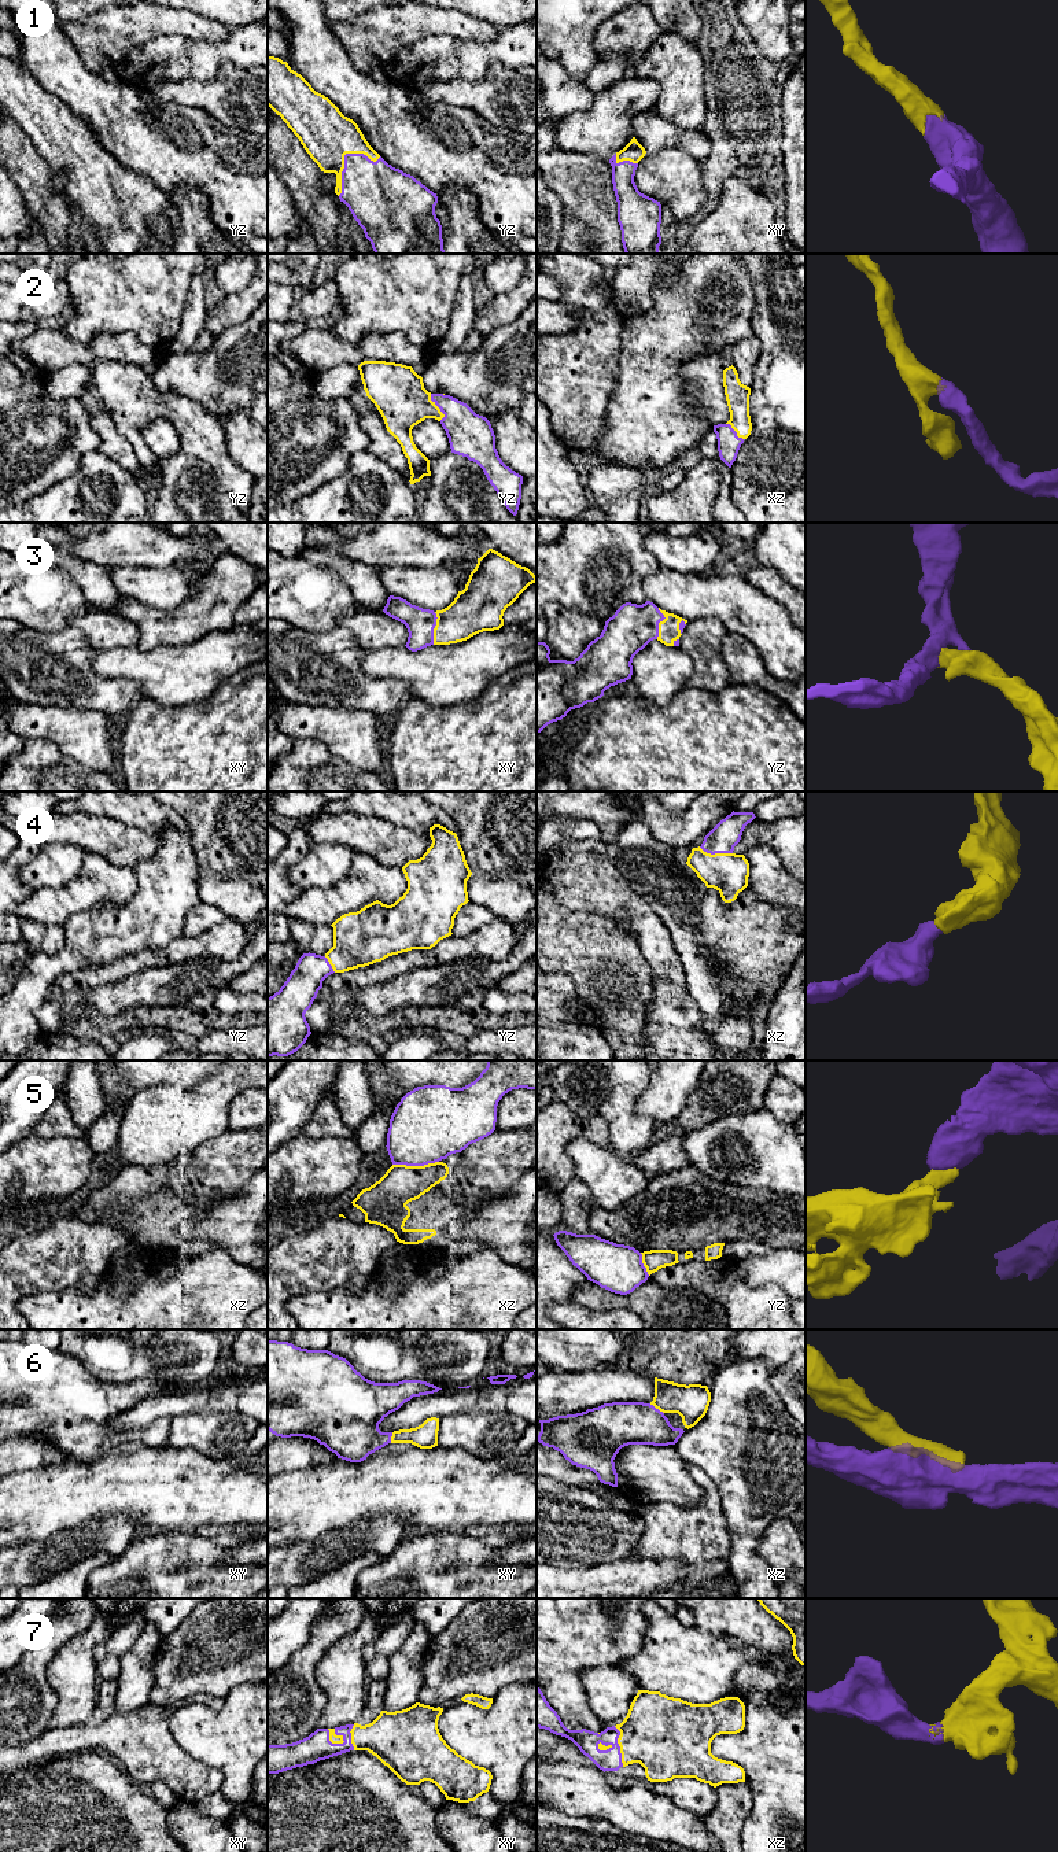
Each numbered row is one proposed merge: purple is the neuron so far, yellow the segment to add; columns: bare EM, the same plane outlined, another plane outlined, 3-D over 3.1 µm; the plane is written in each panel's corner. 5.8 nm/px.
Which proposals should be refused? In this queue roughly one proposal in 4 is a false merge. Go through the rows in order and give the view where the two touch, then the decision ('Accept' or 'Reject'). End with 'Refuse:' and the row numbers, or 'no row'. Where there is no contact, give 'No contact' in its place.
1: Touches purple in yz. Accept
2: Touches purple in yz. Accept
3: Touches purple in xy. Accept
4: Touches purple in xz. Accept
5: Touches purple in xz. Reject
6: Touches purple in xz. Accept
7: Touches purple in xy. Accept
Refuse: 5

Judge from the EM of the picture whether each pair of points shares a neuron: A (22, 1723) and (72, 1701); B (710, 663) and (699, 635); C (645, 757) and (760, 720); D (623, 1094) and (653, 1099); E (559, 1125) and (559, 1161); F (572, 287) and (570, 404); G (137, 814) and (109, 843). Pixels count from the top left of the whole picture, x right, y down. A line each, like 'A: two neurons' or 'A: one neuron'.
A: two neurons
B: one neuron
C: one neuron
D: two neurons
E: one neuron
F: one neuron
G: two neurons

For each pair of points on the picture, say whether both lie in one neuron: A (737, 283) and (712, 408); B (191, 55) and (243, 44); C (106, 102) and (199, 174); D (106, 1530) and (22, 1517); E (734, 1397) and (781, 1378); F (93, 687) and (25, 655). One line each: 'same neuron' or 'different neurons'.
A: different neurons
B: same neuron
C: same neuron
D: different neurons
E: different neurons
F: same neuron

